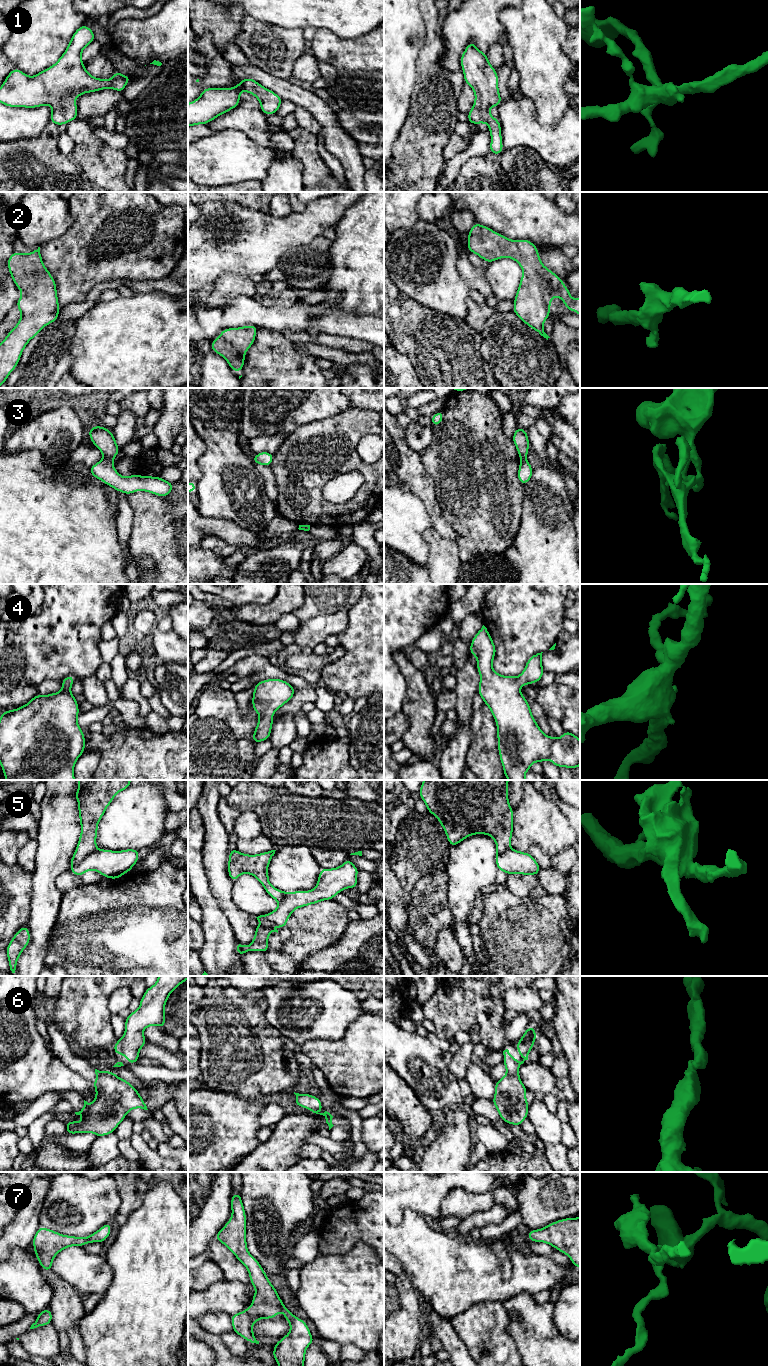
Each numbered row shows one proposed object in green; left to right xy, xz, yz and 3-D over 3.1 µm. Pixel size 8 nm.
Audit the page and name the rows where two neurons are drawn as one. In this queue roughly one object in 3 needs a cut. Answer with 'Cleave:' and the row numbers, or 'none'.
Cleave: 3, 5

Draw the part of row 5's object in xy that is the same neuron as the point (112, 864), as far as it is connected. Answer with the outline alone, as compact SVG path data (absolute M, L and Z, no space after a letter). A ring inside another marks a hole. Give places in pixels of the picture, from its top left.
M137 849L95 850L70 871L81 877L85 872L94 870L109 879L119 879L126 872L131 871L138 859L139 850Z

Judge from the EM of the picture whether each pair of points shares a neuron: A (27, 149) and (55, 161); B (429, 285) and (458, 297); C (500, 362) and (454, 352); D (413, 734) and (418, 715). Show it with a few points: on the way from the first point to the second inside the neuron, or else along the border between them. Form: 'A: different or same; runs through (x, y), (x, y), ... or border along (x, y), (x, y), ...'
A: same; runs through (34, 156), (39, 161), (48, 161)
B: same; runs through (436, 285), (451, 297)
C: different; border along (480, 336), (481, 356), (495, 377)
D: same; runs through (418, 729), (418, 720)

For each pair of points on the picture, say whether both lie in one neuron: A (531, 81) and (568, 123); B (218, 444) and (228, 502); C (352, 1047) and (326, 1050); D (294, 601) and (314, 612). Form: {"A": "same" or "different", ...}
{"A": "different", "B": "same", "C": "same", "D": "different"}

